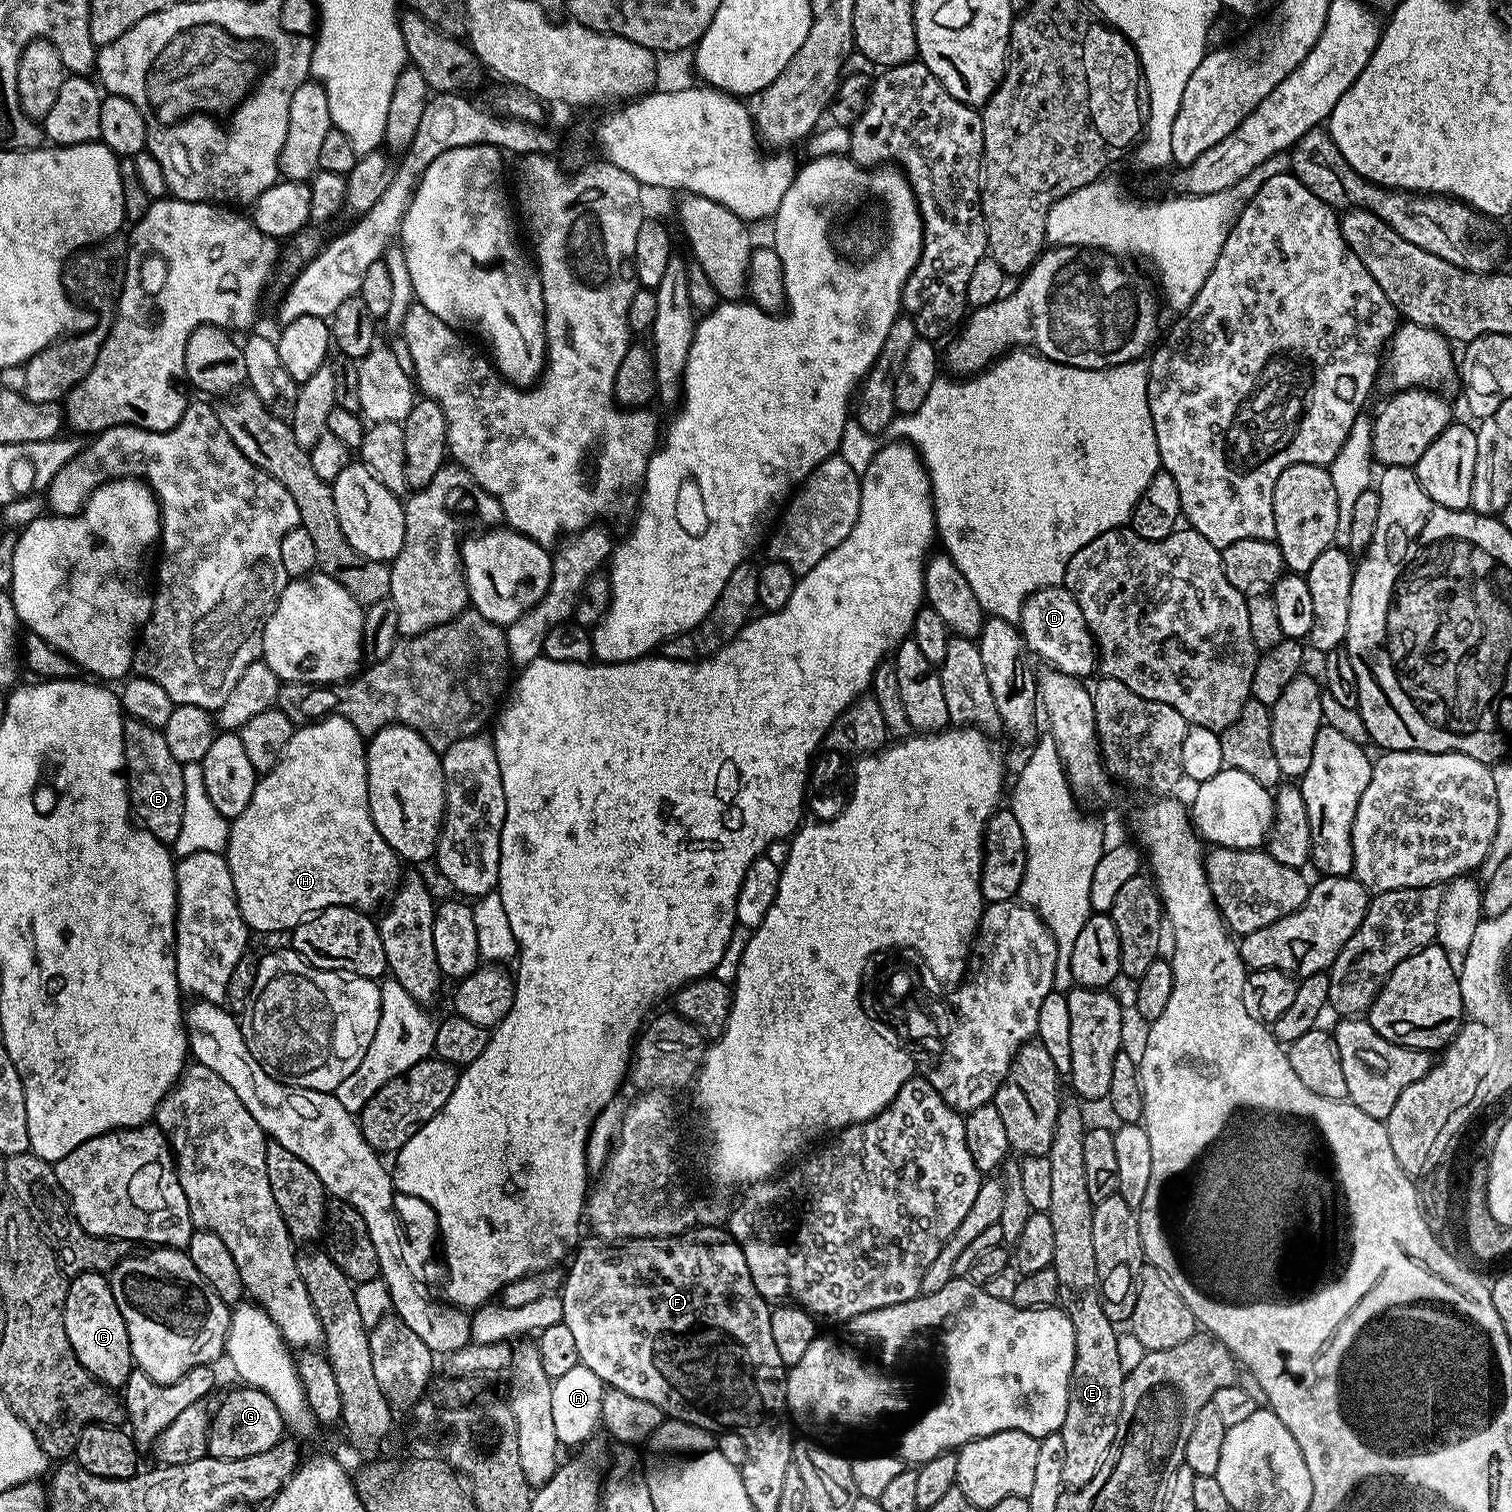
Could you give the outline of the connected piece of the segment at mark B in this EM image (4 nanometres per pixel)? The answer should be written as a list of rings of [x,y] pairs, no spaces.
[[[128,718],[124,722],[124,771],[128,785],[128,802],[135,823],[151,834],[161,844],[175,845],[178,830],[182,830],[182,814],[184,813],[184,769],[174,760],[170,749],[166,746],[163,731],[154,726],[146,726],[146,722]]]

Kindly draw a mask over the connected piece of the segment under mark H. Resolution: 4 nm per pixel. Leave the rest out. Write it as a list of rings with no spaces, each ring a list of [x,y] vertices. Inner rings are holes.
[[[333,714],[325,716],[323,720],[297,727],[293,731],[280,761],[257,779],[256,789],[250,798],[250,806],[246,806],[246,810],[242,810],[242,814],[231,821],[228,830],[226,859],[230,878],[234,882],[238,910],[253,933],[284,931],[287,933],[299,926],[301,920],[311,917],[317,912],[323,912],[325,908],[358,908],[362,912],[371,913],[372,908],[378,907],[377,909],[379,909],[382,902],[391,897],[402,880],[402,875],[400,876],[402,861],[395,850],[386,842],[386,838],[382,838],[382,834],[378,834],[378,826],[374,826],[374,818],[370,814],[370,806],[368,805],[366,740],[349,720]]]

